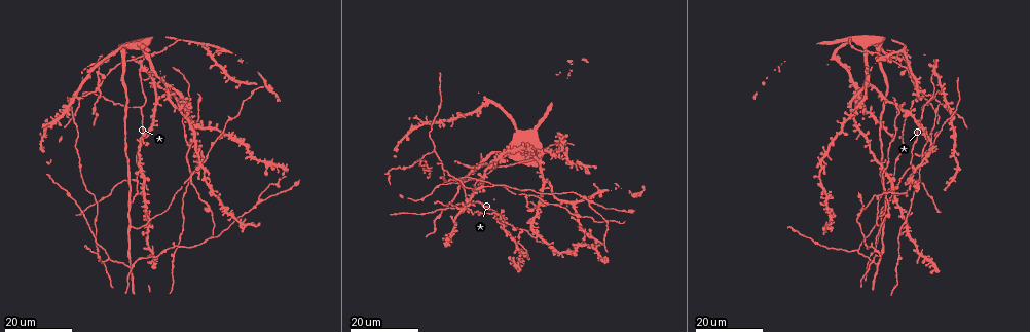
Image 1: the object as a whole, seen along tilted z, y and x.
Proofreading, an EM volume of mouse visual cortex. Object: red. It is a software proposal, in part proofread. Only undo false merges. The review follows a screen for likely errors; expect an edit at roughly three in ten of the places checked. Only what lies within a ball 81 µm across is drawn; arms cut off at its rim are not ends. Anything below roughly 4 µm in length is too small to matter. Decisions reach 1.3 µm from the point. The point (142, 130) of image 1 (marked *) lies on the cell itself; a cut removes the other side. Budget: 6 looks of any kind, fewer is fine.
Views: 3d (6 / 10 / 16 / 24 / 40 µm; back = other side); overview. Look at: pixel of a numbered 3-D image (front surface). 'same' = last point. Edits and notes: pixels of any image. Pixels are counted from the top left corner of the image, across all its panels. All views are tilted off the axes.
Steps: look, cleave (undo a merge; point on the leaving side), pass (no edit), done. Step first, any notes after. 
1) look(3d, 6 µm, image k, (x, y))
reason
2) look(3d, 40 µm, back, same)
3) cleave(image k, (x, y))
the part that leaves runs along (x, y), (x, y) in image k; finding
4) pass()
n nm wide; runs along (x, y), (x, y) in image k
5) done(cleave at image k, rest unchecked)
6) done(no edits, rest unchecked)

look(3d, 16 µm, image 1, (97, 85))
looks like a crossing

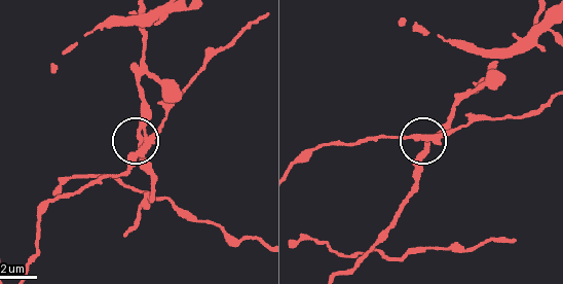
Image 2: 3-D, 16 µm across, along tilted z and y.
look(3d, 6 µm, image 2, (429, 144))
zoom in

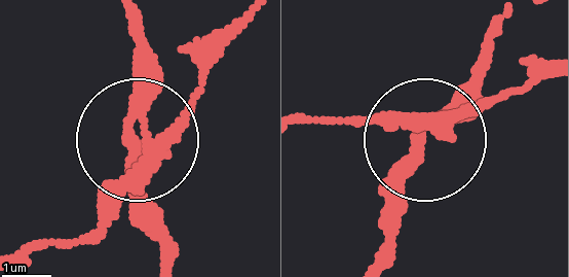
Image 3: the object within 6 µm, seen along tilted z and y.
look(3d, 6 µm, back, image 3, (418, 143))

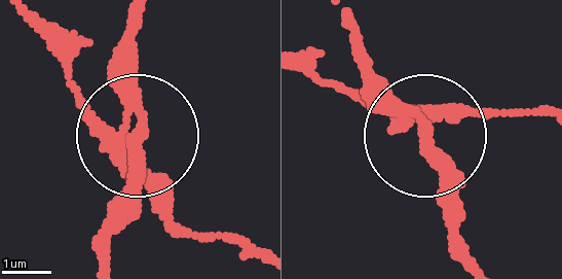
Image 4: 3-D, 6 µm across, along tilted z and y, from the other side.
cleave(image 4, (121, 77))
the part that leaves runs along (121, 147), (133, 157), (102, 256) in image 4; a second cell is stuck on

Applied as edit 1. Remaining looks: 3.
look(3d, 16 µm, image 1, (533, 235))
arms part here

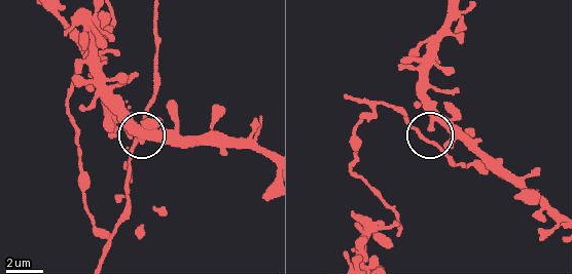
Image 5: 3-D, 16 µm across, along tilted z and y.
look(3d, 10 µm, image 5, (422, 133))
closer look

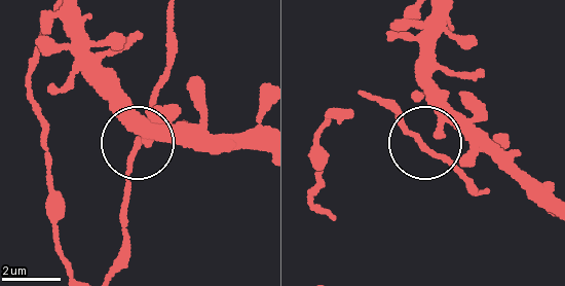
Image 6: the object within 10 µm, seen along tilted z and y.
pass()
runs along (112, 269), (125, 231), (130, 154), (163, 79) in image 6; one cell here

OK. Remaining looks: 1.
done(cleave at image 4, rest unchecked)

